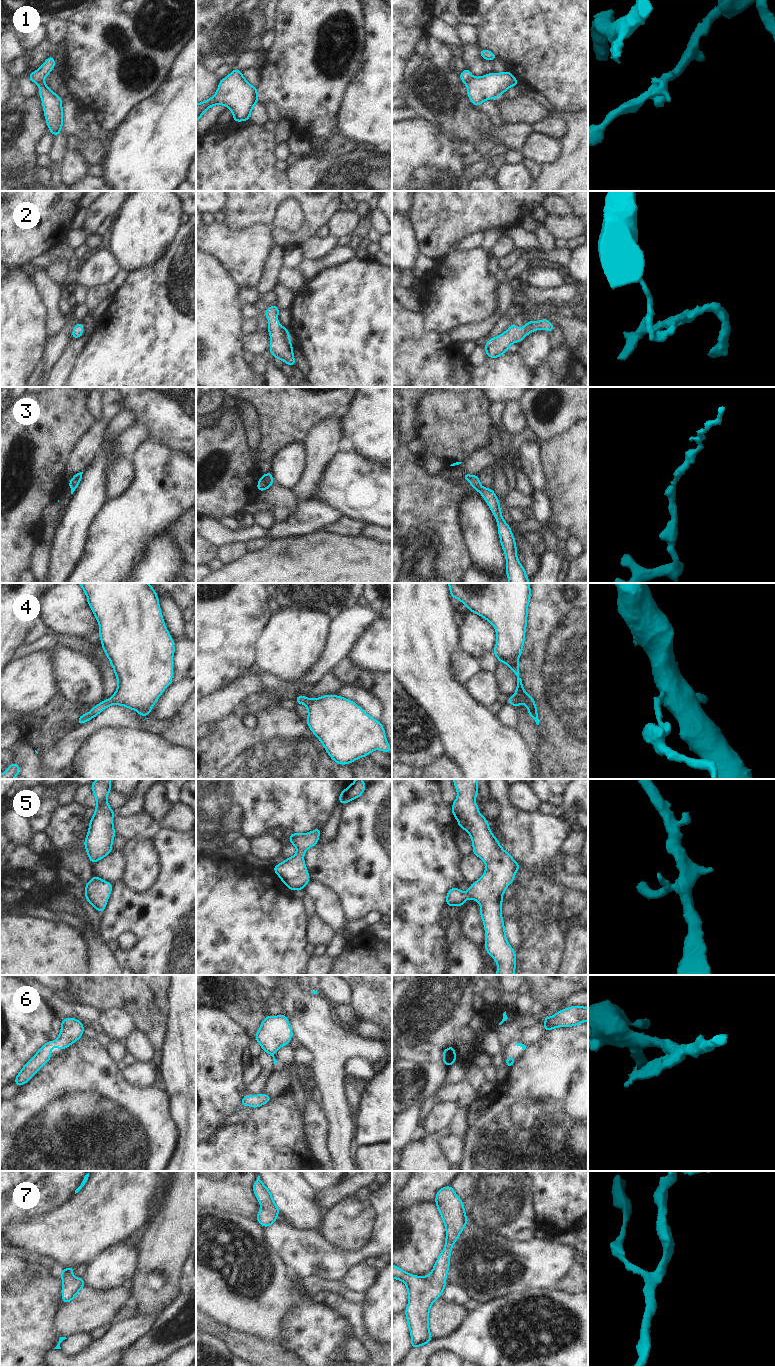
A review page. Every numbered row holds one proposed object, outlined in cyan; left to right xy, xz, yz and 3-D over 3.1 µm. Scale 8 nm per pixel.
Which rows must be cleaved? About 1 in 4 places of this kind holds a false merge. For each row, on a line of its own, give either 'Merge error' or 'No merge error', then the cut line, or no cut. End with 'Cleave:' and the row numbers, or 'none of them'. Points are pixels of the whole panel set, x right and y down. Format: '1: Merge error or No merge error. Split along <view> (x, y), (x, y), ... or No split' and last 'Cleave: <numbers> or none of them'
1: Merge error. Split along yz (472, 77), (465, 83)
2: No merge error. No split
3: No merge error. No split
4: No merge error. No split
5: No merge error. No split
6: No merge error. No split
7: No merge error. No split
Cleave: 1

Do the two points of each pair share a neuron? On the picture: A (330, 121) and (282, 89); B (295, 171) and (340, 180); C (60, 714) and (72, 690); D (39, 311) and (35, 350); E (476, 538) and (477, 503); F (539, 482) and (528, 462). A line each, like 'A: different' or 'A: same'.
A: same
B: same
C: different
D: same
E: same
F: same

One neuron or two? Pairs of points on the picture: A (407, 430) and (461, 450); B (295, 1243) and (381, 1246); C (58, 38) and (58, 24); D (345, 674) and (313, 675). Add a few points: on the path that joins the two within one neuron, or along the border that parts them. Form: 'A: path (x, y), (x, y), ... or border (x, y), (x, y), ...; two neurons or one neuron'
A: border (417, 410), (416, 437); two neurons
B: path (316, 1256), (360, 1256); one neuron
C: path (58, 35), (58, 27); one neuron
D: border (345, 656), (330, 672); two neurons

